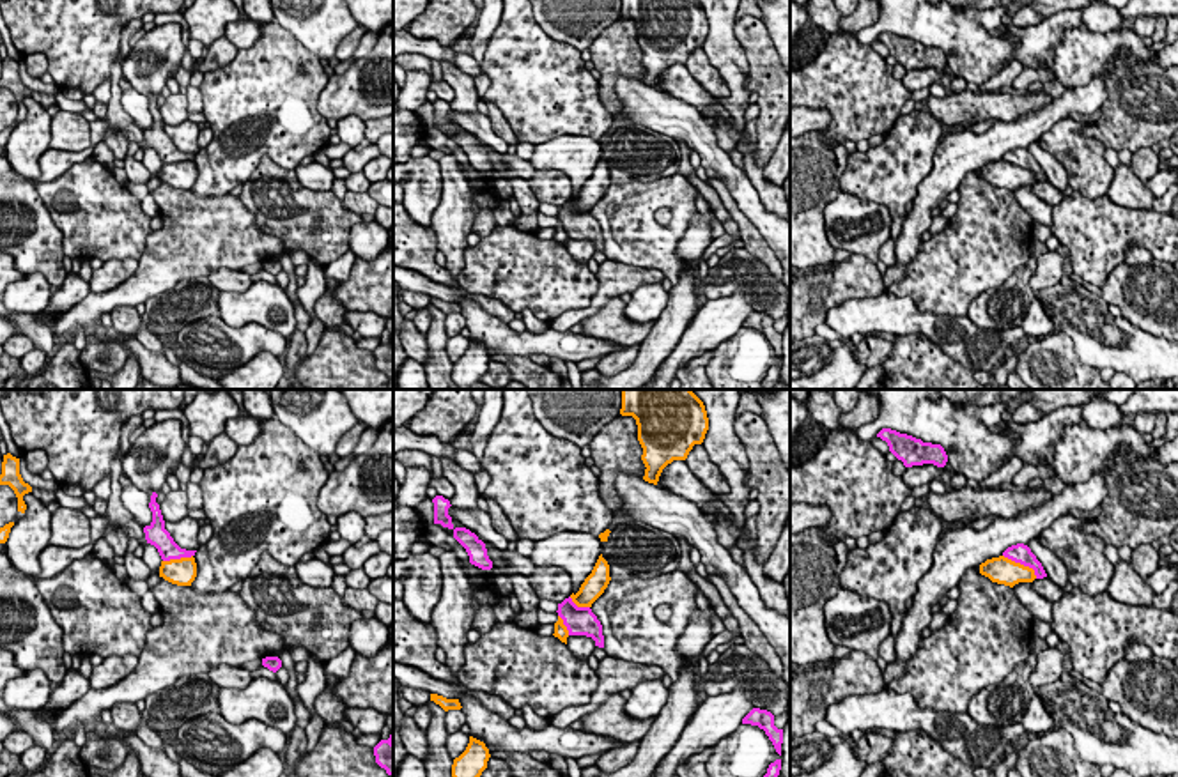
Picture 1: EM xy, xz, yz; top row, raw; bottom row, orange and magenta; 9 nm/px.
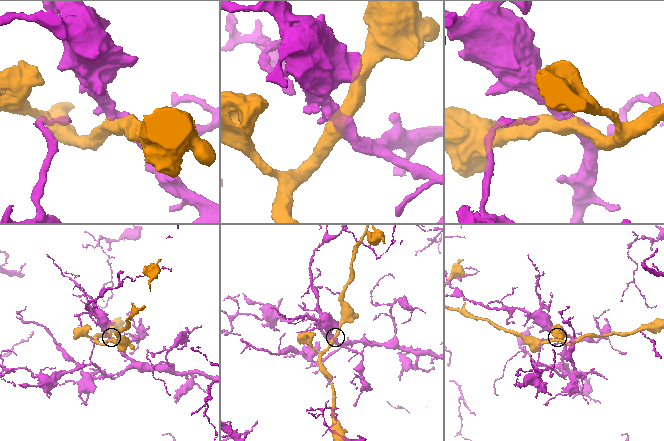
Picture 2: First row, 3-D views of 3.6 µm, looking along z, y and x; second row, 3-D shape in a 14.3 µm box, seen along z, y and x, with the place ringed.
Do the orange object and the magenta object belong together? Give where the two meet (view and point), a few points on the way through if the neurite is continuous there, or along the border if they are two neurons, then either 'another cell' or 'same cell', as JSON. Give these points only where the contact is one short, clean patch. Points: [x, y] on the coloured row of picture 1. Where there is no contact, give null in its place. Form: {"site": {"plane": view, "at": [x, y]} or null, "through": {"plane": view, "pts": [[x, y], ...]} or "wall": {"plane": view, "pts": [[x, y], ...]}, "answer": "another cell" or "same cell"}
{"site": {"plane": "yz", "at": [1022, 565]}, "answer": "another cell"}

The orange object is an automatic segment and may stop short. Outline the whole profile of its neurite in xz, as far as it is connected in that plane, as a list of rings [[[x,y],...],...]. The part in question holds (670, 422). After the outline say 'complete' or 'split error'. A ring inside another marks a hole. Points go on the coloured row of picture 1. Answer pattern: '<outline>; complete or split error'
[[[620,389],[622,416],[632,416],[643,448],[643,480],[657,485],[663,469],[686,460],[709,430],[703,402],[691,389]]]; complete

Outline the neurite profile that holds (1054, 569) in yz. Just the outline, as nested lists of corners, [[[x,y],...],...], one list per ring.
[[[1038,538],[1027,542],[1027,547],[1031,549],[1031,552],[1036,556],[1036,559],[1042,563],[1047,577],[1058,584],[1059,588],[1065,589],[1066,582],[1068,582],[1068,573],[1066,568],[1063,565],[1063,561],[1054,556],[1049,549],[1045,549]]]

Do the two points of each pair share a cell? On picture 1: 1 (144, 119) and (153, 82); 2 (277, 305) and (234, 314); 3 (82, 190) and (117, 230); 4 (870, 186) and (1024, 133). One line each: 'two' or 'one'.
1: two
2: one
3: one
4: two

